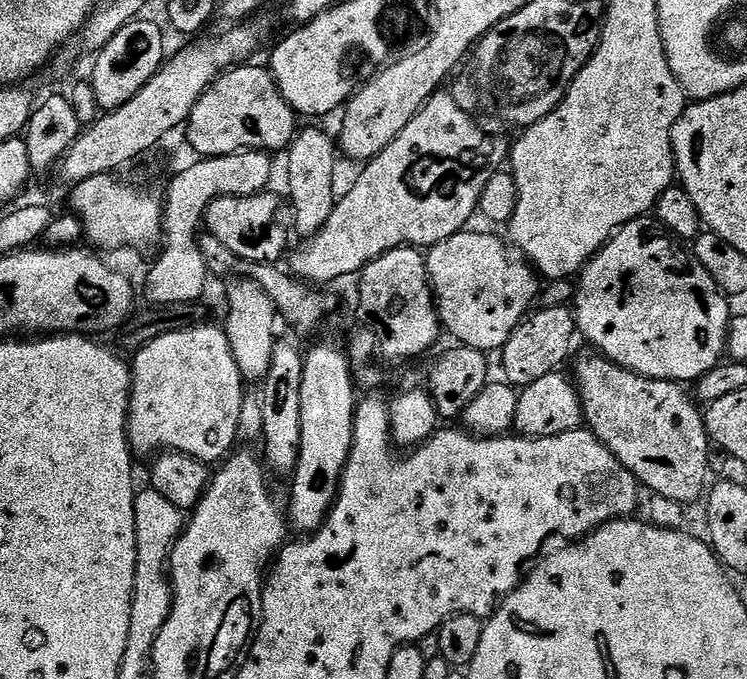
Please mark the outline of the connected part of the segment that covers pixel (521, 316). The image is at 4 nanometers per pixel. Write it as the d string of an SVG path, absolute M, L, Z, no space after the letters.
M472 231L459 232L446 238L446 242L438 242L433 248L427 249L426 263L434 293L436 315L440 318L443 331L447 335L449 332L456 339L457 345L492 354L495 348L496 351L503 349L504 343L533 311L532 303L536 300L536 292L532 287L538 281L538 276L533 265L514 254L513 249L503 239L500 241L488 232Z

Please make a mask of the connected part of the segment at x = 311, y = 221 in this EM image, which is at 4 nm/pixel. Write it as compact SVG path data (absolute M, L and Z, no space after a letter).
M316 128L297 131L295 140L287 149L288 196L292 199L292 220L301 241L307 242L316 236L330 218L338 199L336 188L336 156L338 148L324 132Z

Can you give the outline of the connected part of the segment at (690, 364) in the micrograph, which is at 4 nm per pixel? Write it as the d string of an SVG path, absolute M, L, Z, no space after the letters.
M631 220L588 261L578 277L576 326L599 355L622 368L654 380L697 382L725 359L728 347L729 301L710 274L683 243L659 223Z

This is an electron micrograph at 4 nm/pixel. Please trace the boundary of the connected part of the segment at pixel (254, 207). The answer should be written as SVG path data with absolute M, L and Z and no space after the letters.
M265 190L263 192L257 193L255 196L220 196L216 200L209 202L208 209L205 211L203 219L203 227L206 229L206 232L212 235L214 238L218 238L223 245L227 247L234 255L237 255L238 258L248 260L251 263L262 263L262 264L273 264L280 262L286 253L289 251L288 248L288 236L284 233L284 228L280 225L280 200L276 196L271 196L271 191Z

